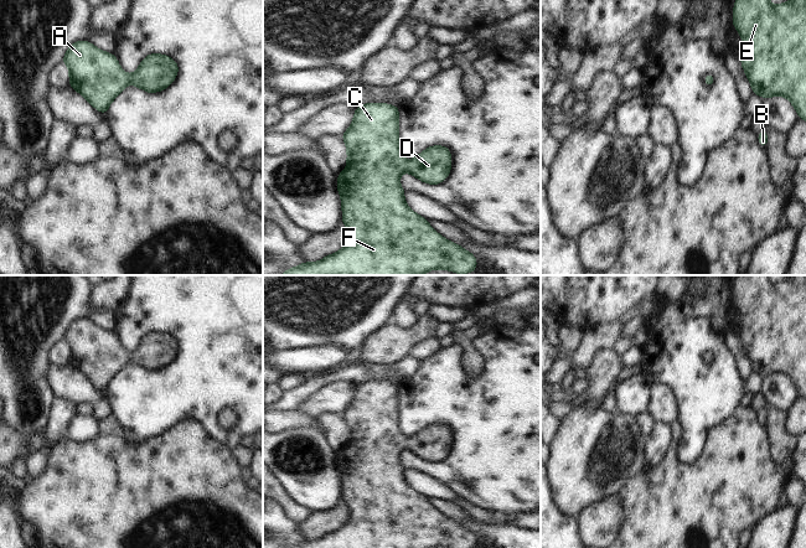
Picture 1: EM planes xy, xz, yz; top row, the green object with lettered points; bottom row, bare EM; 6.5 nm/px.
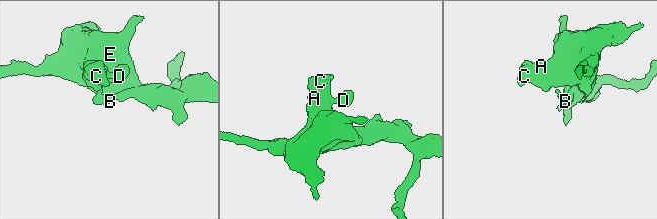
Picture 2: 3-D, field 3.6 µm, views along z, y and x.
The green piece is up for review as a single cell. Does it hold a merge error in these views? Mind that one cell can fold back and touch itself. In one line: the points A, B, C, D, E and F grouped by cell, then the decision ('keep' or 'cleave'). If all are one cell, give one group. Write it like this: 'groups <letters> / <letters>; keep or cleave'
groups A B C D E F; keep

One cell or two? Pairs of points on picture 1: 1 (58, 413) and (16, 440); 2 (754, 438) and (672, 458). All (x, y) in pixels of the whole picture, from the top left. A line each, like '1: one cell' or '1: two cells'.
1: two cells
2: one cell

